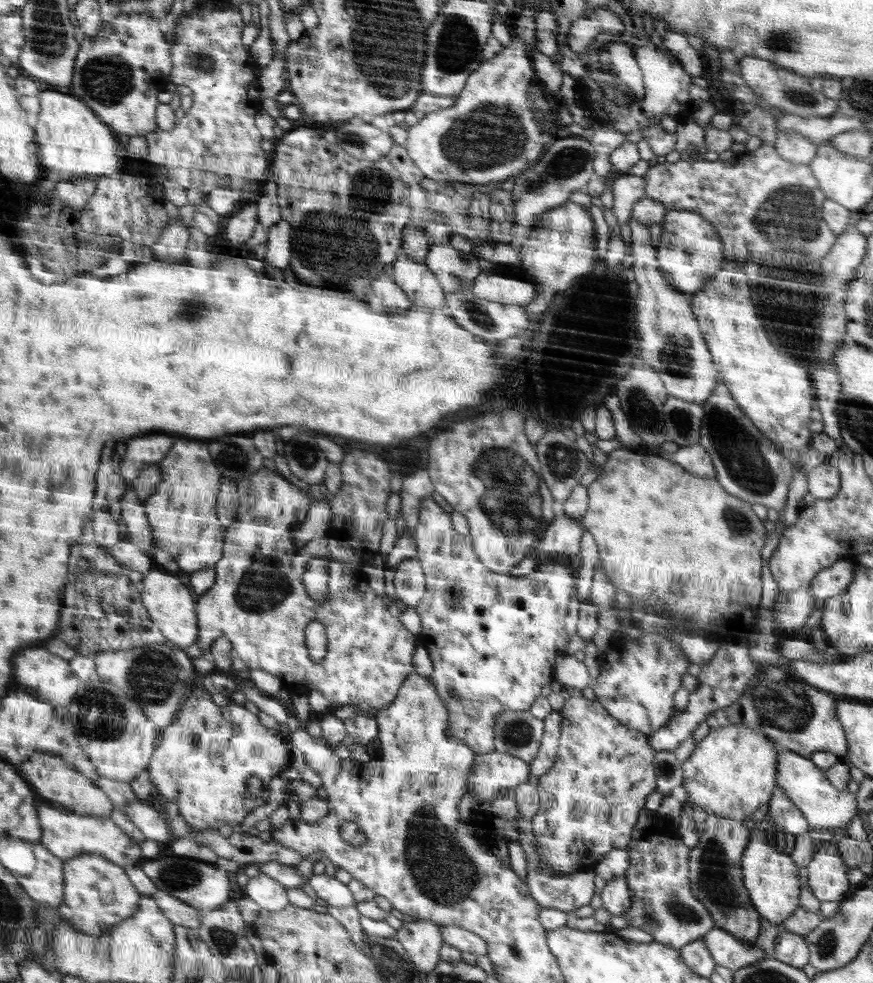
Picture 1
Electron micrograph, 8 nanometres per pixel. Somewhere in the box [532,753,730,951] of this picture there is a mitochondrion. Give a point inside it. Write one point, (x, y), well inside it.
(680, 909)

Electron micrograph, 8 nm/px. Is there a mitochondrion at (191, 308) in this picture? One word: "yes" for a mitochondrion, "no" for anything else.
yes

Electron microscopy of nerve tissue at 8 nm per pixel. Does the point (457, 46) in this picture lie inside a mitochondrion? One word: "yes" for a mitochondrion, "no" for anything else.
yes

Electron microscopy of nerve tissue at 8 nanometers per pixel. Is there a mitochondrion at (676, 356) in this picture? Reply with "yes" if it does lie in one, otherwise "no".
yes

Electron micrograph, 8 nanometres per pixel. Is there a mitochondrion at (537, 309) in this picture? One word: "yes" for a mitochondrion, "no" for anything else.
no

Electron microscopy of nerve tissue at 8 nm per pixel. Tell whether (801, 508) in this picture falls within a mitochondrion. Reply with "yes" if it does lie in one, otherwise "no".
no

